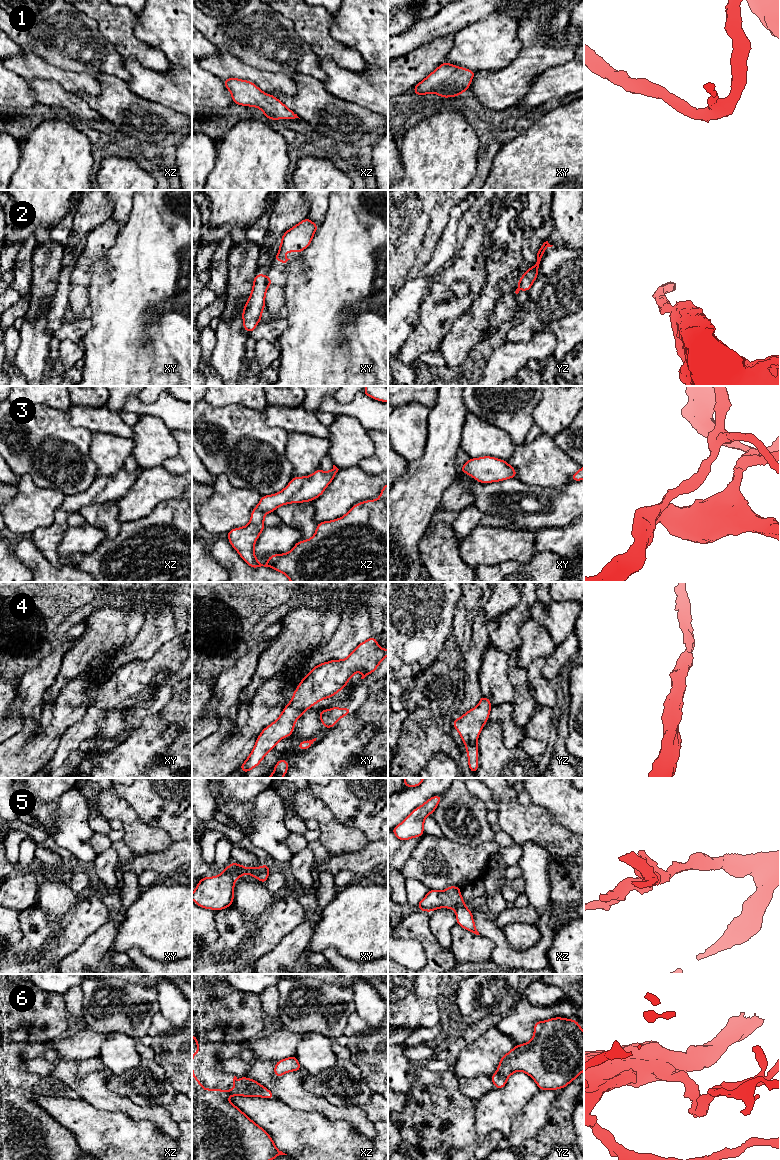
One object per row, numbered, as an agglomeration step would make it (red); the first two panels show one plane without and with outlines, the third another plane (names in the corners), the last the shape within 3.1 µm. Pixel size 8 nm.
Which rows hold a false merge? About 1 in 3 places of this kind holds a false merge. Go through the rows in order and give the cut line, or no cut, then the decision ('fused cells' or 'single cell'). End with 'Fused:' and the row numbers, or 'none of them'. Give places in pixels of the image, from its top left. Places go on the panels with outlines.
1: cut none; single cell
2: cut xy (266, 277), (267, 287); fused cells
3: cut none; single cell
4: cut none; single cell
5: cut none; single cell
6: cut none; single cell
Fused: 2

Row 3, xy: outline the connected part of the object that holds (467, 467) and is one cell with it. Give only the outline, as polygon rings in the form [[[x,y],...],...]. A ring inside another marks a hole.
[[[489,456],[470,458],[460,470],[481,483],[498,482],[517,477],[515,469],[507,461]]]

